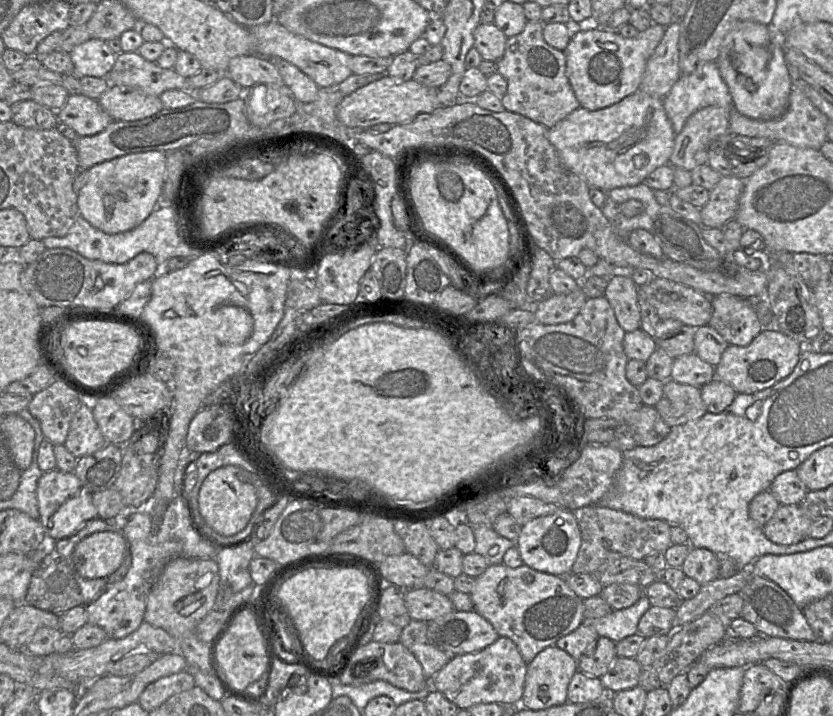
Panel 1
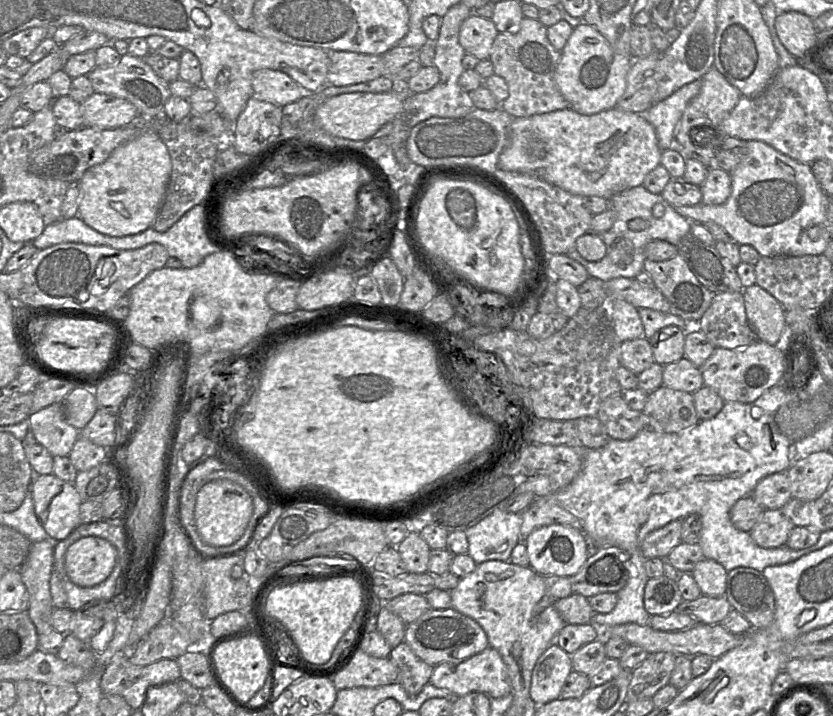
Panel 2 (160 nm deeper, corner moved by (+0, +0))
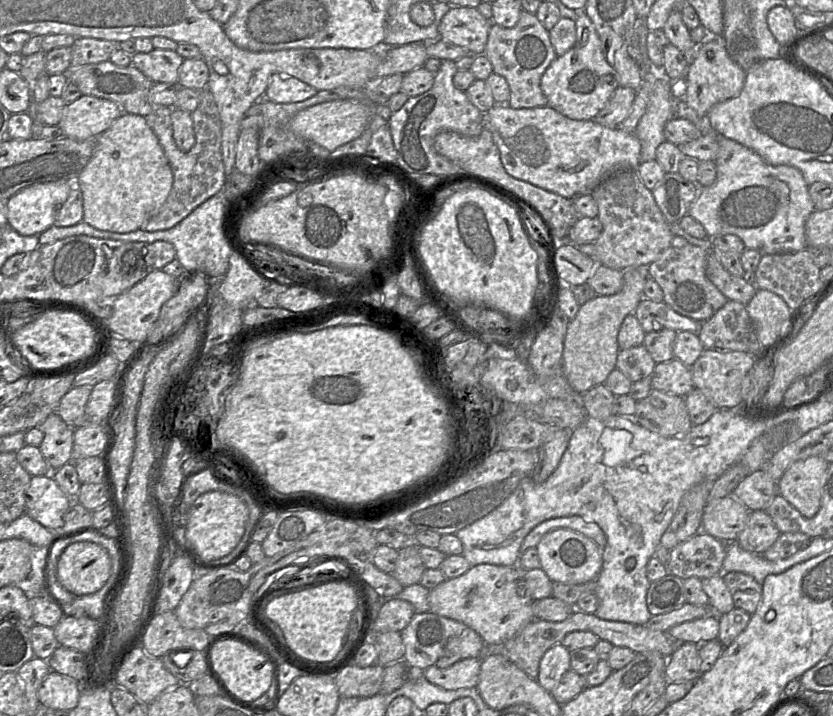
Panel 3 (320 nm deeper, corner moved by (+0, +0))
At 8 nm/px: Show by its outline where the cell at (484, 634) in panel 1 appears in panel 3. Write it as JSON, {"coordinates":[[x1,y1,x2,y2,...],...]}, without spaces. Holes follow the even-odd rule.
{"coordinates":[[432,612,415,613,400,633,404,661,410,669,425,670,432,665,446,667,462,659,479,658,484,646,480,635,467,625]]}

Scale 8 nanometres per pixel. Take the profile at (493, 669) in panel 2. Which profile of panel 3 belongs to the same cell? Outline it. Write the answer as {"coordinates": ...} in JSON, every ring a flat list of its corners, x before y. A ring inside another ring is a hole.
{"coordinates":[[466,658,446,667,432,665,423,671,423,676,445,690,473,688,478,684,481,662,480,658]]}

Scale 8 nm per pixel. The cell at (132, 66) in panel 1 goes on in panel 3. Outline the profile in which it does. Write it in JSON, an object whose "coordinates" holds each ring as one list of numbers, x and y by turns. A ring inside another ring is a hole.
{"coordinates":[[107,60,94,64,70,66,65,74,68,81,75,84,82,95,91,95,113,101,120,106,123,113,146,117,154,109,154,106,148,101,148,93,153,82,132,64,120,67]]}

